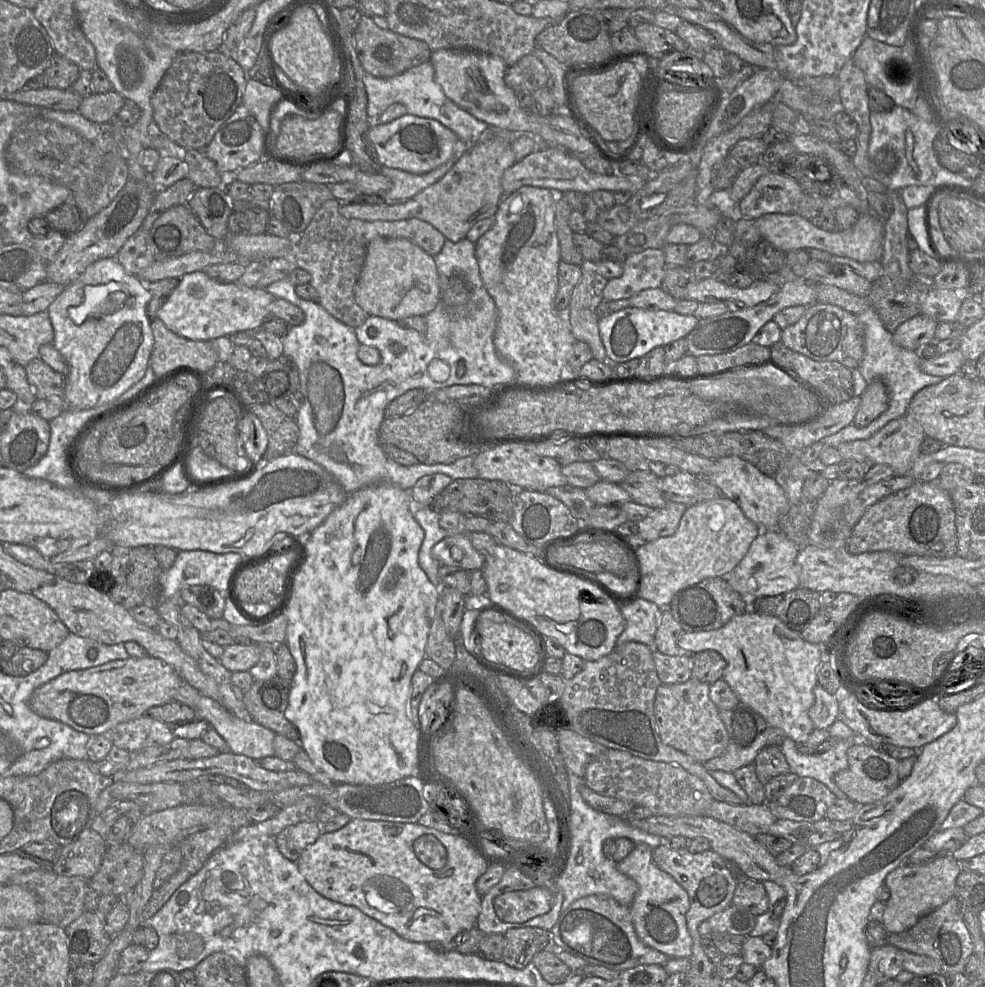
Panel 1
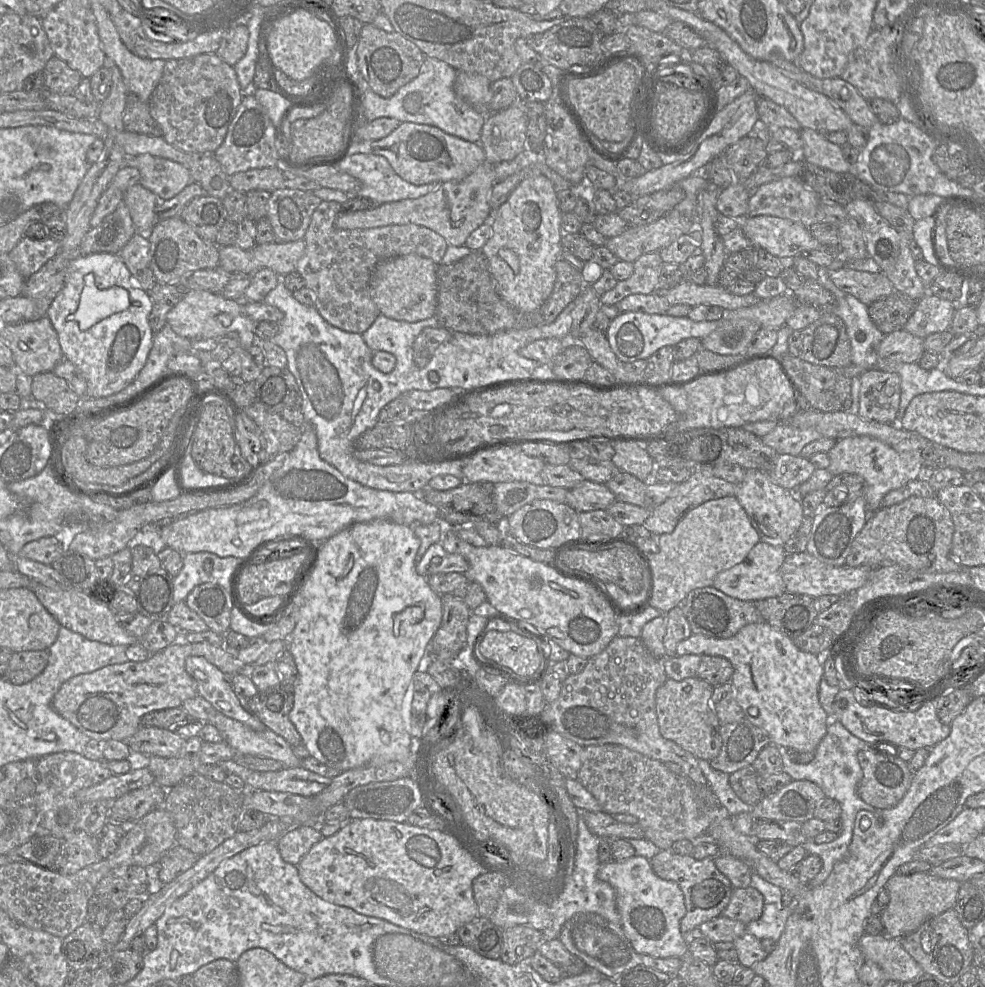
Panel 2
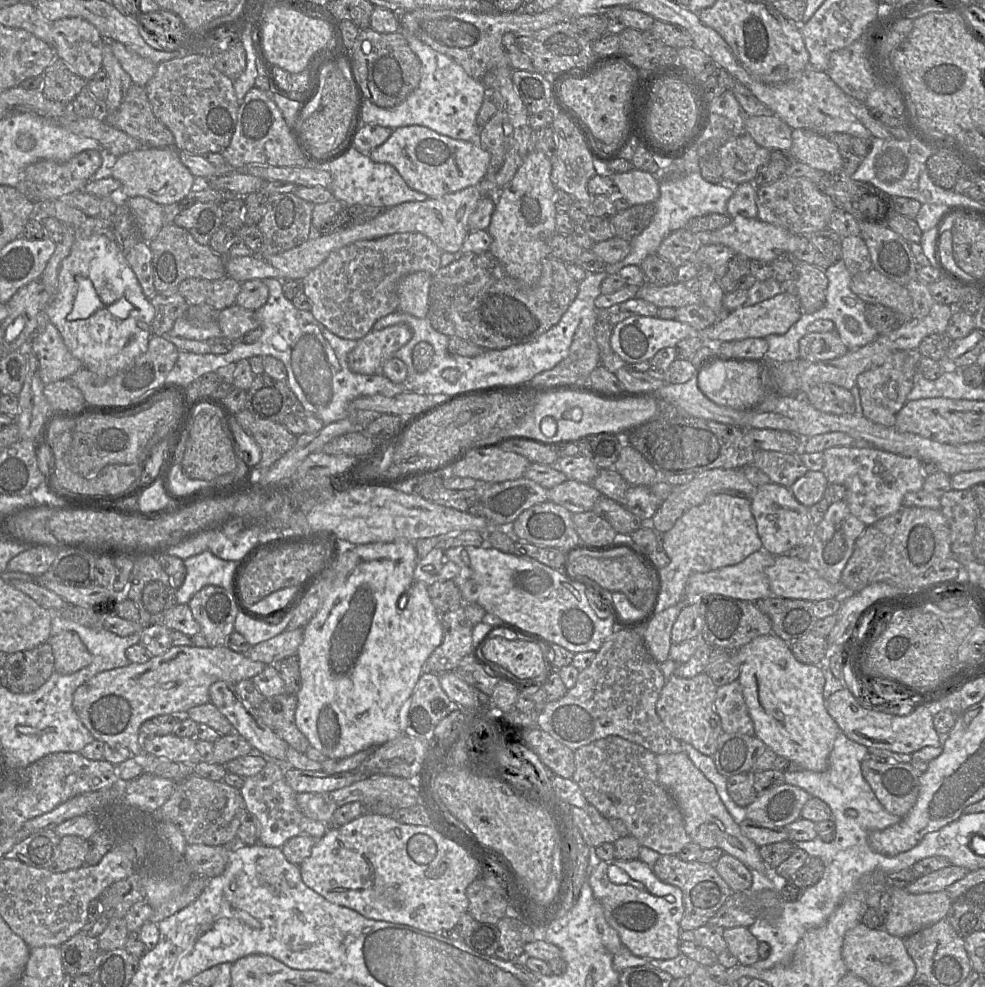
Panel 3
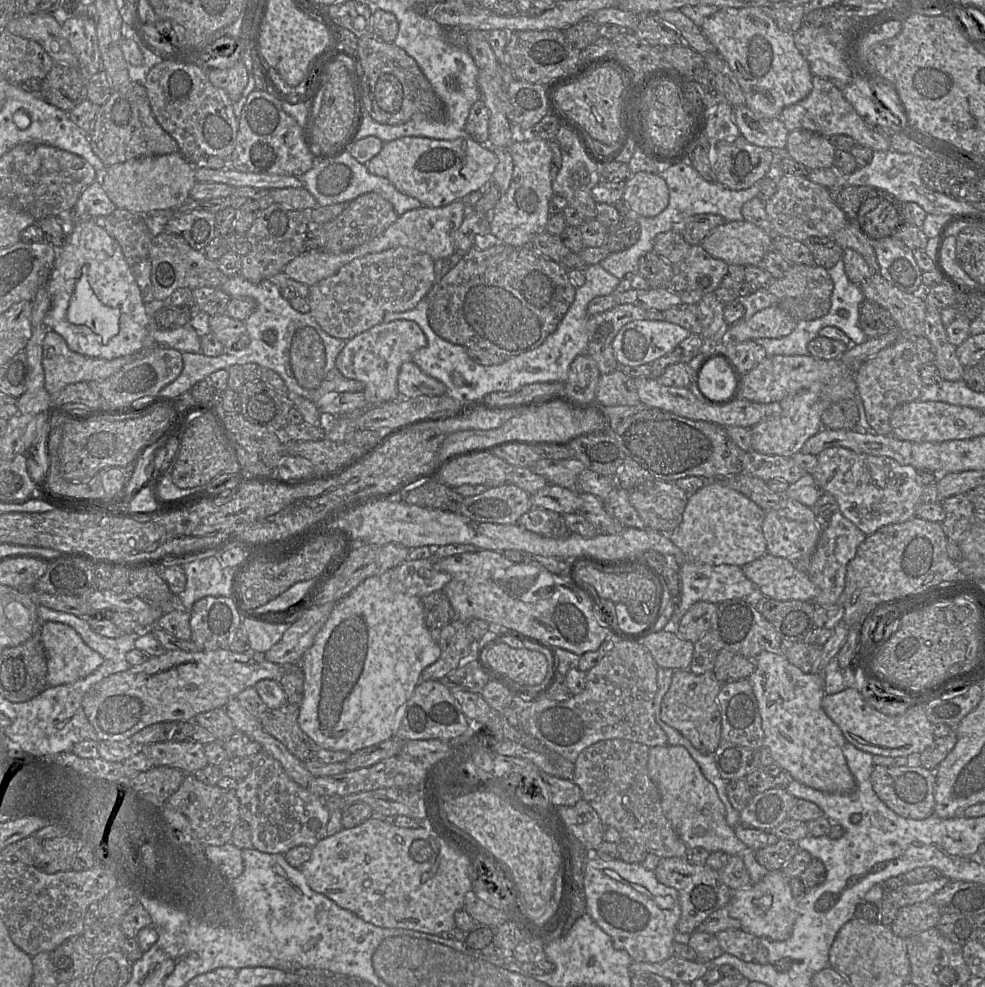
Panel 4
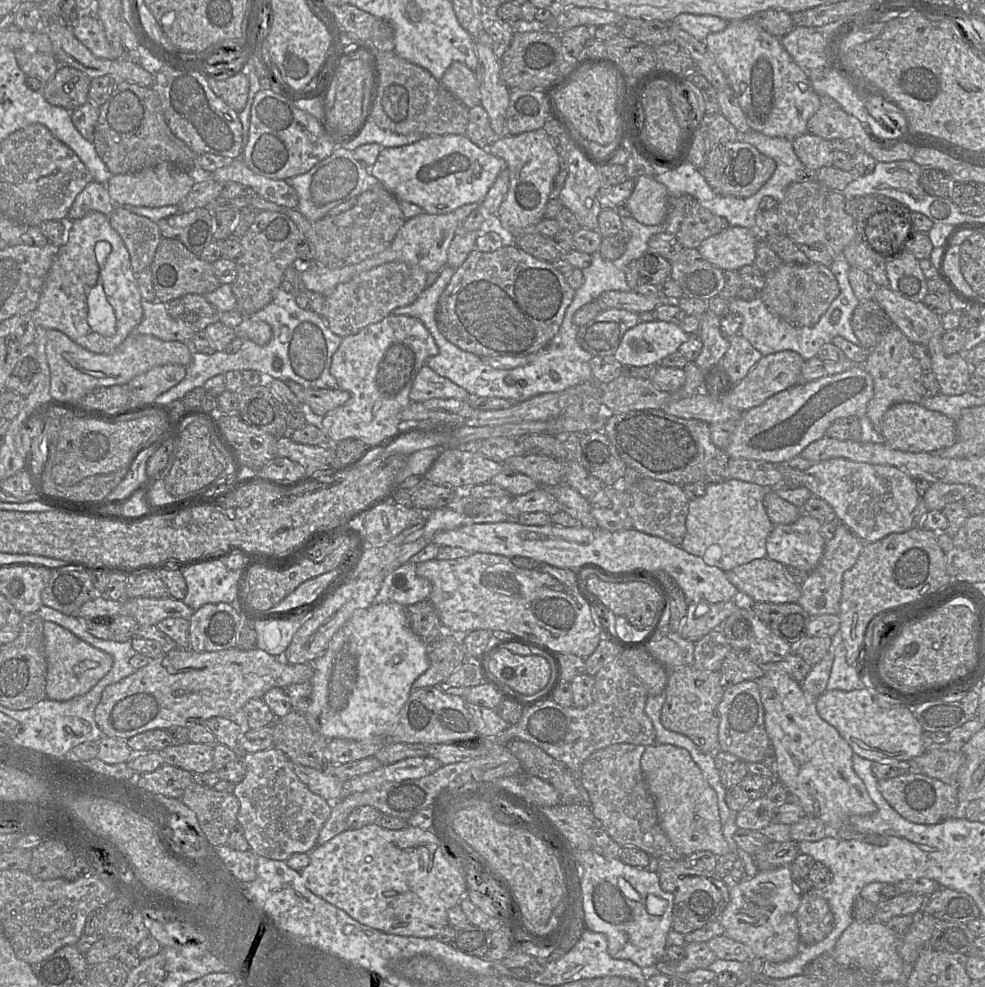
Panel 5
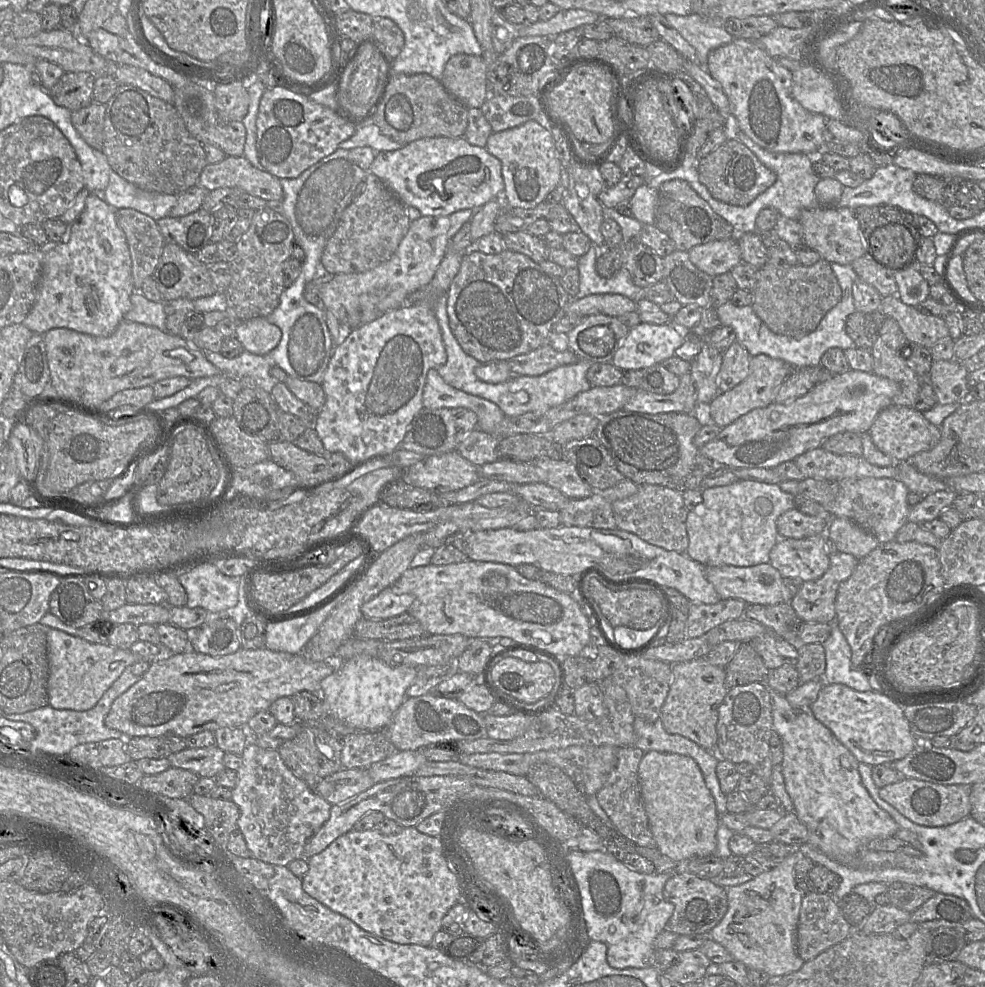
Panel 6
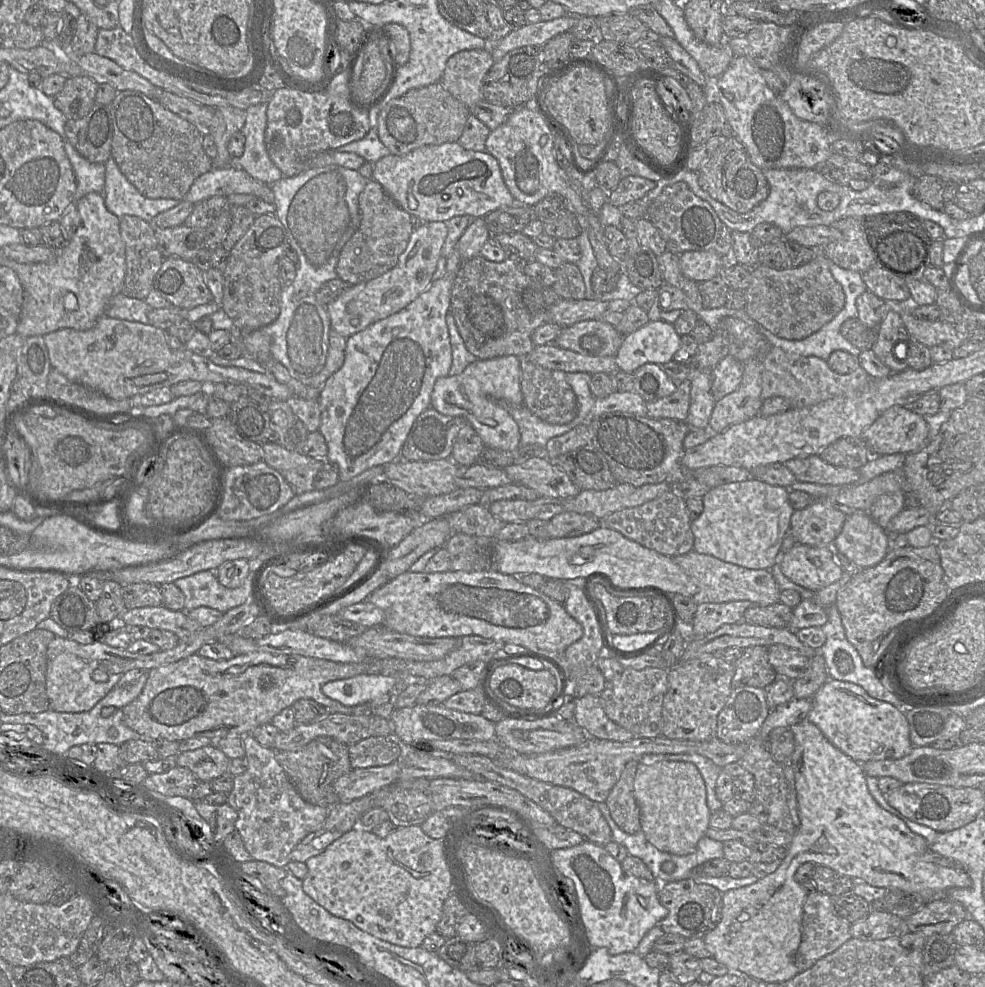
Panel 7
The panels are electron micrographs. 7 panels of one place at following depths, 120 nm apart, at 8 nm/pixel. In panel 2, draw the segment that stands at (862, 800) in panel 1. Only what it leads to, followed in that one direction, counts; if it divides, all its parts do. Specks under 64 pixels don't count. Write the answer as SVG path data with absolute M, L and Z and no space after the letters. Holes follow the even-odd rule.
M862 750L857 759L863 772L857 793L877 810L896 806L908 791L913 775L900 758Z

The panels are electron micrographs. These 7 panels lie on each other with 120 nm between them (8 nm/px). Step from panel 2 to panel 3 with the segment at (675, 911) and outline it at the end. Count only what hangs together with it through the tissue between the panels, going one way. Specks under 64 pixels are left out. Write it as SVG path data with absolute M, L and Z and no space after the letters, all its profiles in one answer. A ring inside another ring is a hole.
M639 859L630 861L601 860L591 867L588 882L594 897L601 903L604 916L614 928L624 946L638 957L668 960L680 954L680 922L684 915L683 893L673 885L662 882L654 874L652 868Z

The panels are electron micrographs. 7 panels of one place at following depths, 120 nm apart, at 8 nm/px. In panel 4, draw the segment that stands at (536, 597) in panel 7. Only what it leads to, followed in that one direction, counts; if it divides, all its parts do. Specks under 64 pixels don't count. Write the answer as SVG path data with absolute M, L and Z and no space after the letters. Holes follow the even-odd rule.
M477 550L451 555L434 561L434 569L450 574L450 581L442 588L454 612L454 618L463 622L478 618L487 623L503 626L504 631L540 640L553 648L562 648L578 656L596 651L608 637L605 627L598 624L592 614L588 597L575 588L566 577L547 571L541 565L512 562L502 552Z

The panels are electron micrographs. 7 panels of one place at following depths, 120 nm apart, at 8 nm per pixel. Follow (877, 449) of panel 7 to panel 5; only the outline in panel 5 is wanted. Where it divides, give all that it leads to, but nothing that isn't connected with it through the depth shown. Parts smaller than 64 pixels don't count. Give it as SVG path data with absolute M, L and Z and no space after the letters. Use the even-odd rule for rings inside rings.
M897 403L883 415L881 435L885 444L896 450L914 453L933 452L954 444L955 420L928 410L921 403Z

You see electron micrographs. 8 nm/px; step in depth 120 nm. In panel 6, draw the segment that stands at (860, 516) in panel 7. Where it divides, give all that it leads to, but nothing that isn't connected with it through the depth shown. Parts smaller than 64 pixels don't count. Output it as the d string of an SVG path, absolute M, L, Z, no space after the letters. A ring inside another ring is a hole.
M833 517L826 529L826 538L834 549L862 559L880 543L876 537L847 518Z

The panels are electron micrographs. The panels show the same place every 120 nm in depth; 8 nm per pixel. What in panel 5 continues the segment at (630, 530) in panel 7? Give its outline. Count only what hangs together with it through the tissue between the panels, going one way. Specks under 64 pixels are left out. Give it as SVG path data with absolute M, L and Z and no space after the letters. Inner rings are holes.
M642 477L622 490L621 499L634 529L663 538L675 546L681 546L686 534L686 518L689 507L689 500L682 486L650 477Z

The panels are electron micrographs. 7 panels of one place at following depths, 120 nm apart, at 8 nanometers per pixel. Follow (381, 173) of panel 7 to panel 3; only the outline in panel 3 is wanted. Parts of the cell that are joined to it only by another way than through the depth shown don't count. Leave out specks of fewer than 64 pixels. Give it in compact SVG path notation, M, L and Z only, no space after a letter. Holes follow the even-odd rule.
M419 125L393 129L389 138L371 151L369 157L374 162L392 165L410 188L426 194L428 198L439 198L469 186L477 186L485 177L491 160L491 154L478 142L453 139Z

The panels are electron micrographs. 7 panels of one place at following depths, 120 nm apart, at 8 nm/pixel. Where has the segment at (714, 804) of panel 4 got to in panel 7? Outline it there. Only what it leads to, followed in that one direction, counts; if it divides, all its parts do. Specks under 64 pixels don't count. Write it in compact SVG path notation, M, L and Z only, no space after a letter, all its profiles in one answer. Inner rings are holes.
M639 763L634 779L634 798L640 811L642 831L646 839L661 852L677 856L693 853L710 827L711 811L707 806L705 782L693 763Z

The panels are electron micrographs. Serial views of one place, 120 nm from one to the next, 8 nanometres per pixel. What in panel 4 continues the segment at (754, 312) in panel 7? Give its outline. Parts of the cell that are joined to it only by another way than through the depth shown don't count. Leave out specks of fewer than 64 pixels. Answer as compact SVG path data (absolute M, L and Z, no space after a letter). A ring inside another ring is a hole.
M793 264L780 279L773 279L767 290L775 295L777 304L797 321L810 321L825 316L831 306L833 281L827 269L819 265Z

